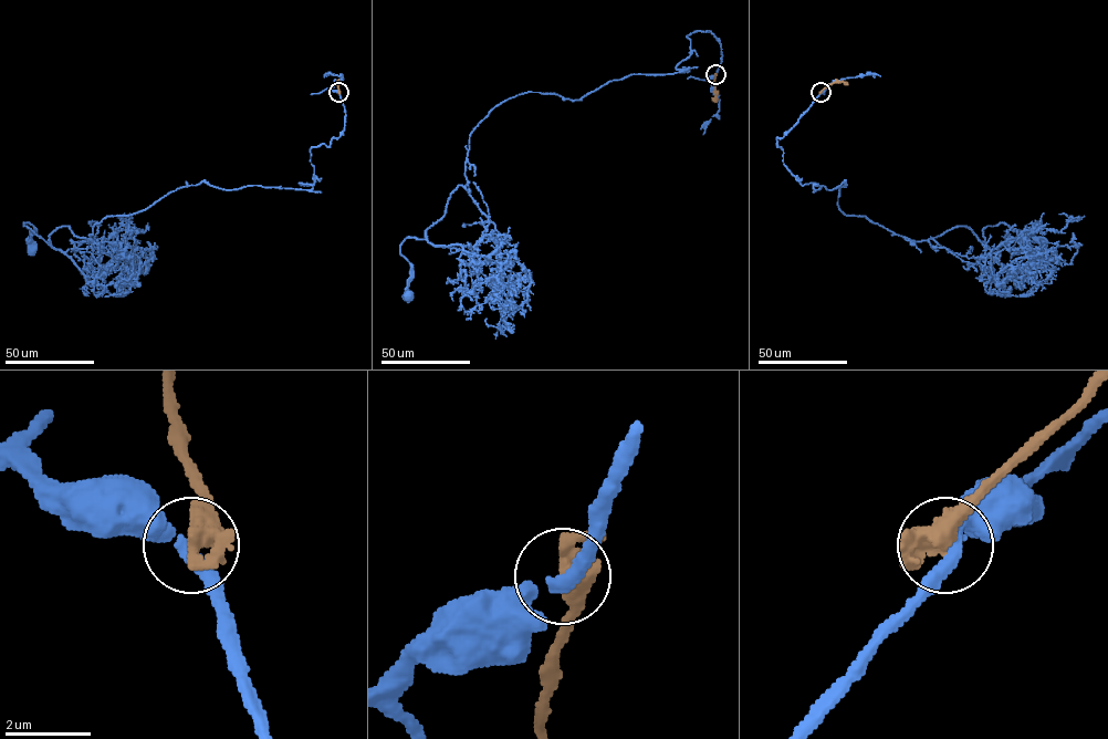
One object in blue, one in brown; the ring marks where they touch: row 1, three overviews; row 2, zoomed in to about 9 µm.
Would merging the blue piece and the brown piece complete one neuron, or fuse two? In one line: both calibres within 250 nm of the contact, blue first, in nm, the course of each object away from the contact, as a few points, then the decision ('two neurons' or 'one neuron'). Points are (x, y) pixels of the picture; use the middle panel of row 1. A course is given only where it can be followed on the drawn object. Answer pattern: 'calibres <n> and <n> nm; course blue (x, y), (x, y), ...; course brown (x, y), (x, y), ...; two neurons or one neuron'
calibres 280 and 500 nm; course blue (714, 74), (719, 41), (697, 30), (686, 70), (497, 105), (470, 135), (466, 186), (400, 245), (408, 297); course brown (714, 74), (715, 102); two neurons

